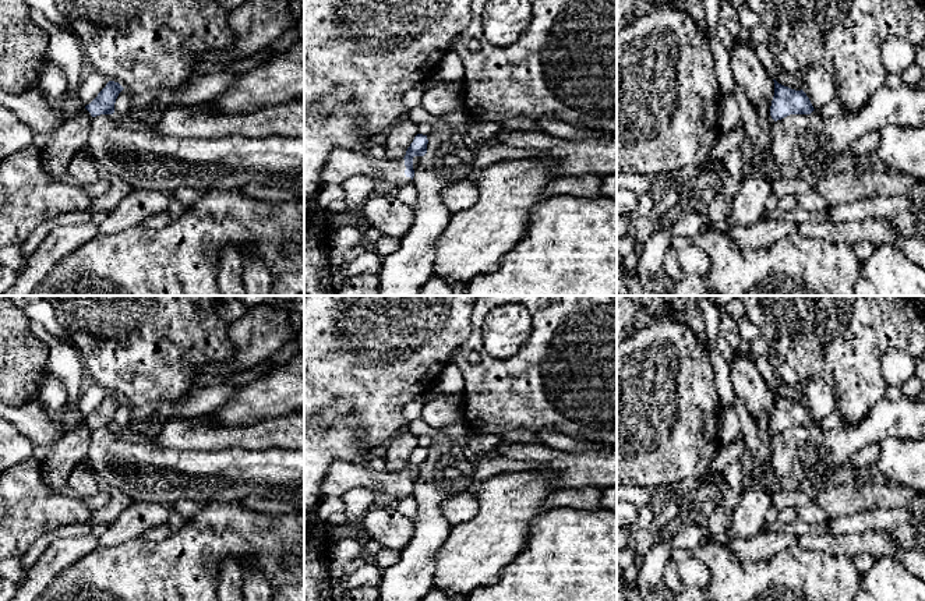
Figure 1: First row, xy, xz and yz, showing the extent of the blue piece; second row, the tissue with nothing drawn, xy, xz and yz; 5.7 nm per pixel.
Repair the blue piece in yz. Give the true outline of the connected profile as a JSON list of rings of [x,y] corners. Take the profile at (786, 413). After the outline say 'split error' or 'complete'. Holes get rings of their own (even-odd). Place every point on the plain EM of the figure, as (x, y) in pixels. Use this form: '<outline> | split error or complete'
[[[774,393],[774,409],[770,418],[770,428],[774,434],[781,432],[790,427],[811,427],[815,421],[801,403],[791,402]]] | complete

